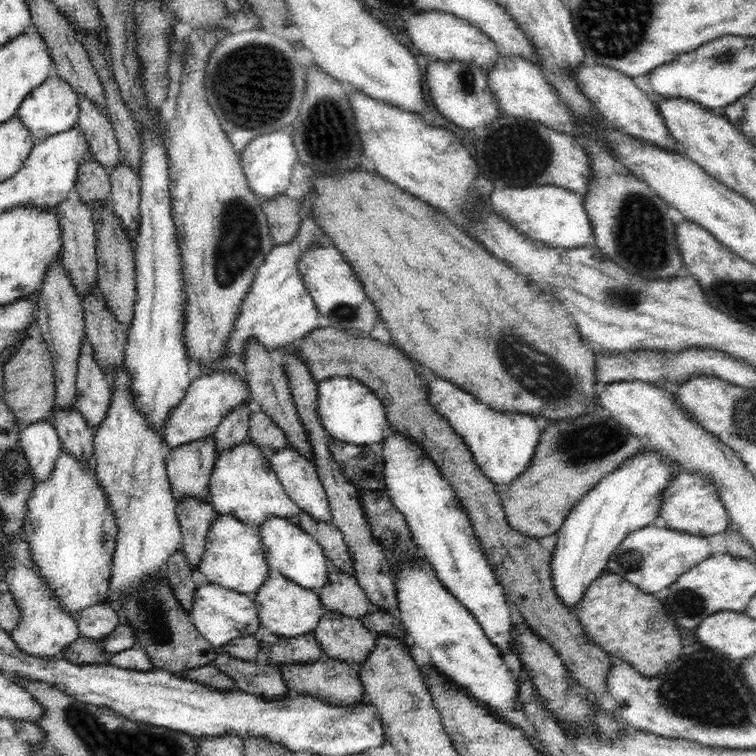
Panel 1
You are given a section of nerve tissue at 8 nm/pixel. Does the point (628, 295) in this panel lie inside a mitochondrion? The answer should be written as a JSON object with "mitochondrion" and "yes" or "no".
{"mitochondrion":"yes"}

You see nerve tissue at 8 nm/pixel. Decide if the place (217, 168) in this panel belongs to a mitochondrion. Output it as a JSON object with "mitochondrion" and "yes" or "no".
{"mitochondrion":"no"}

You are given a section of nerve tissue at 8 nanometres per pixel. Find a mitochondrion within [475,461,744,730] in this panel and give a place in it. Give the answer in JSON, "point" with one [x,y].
{"point":[668,699]}

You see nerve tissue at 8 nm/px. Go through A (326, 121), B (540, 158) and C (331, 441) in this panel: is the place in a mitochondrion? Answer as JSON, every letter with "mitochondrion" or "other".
{"A":"mitochondrion","B":"mitochondrion","C":"other"}

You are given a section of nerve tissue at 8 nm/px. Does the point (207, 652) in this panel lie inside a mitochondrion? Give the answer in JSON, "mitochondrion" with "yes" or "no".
{"mitochondrion":"no"}

